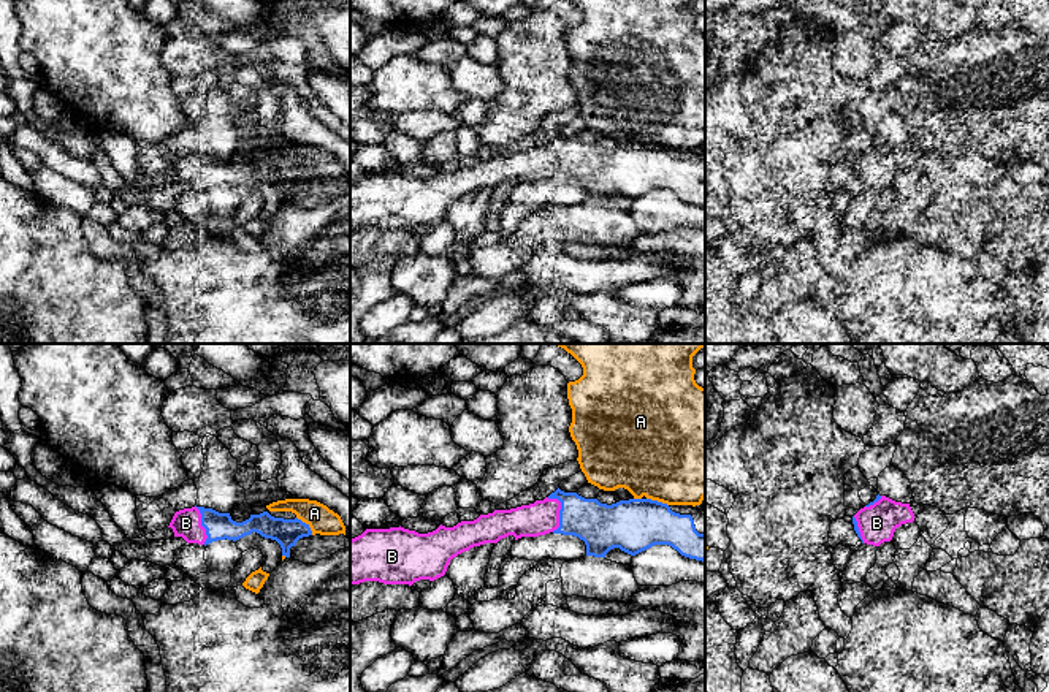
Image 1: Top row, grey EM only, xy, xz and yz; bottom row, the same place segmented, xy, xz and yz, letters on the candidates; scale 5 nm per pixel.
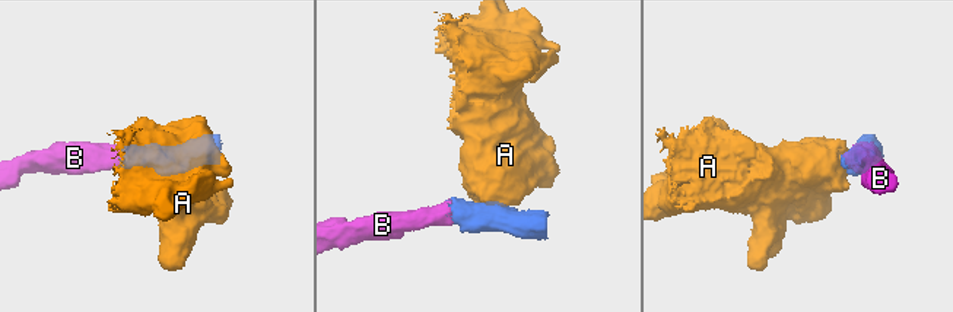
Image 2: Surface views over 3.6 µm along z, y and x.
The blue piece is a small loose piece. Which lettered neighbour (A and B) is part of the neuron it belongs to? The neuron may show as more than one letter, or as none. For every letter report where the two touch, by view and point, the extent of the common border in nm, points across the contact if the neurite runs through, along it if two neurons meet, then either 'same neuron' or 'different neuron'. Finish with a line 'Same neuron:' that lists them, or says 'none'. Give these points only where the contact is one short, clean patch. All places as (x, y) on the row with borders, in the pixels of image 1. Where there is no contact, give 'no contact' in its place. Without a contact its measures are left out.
A: contact xy (306, 524); length 130 nm; border xy (297, 517), (312, 534); different neuron
B: contact xz (560, 512); length 180 nm; same neuron
Same neuron: B

